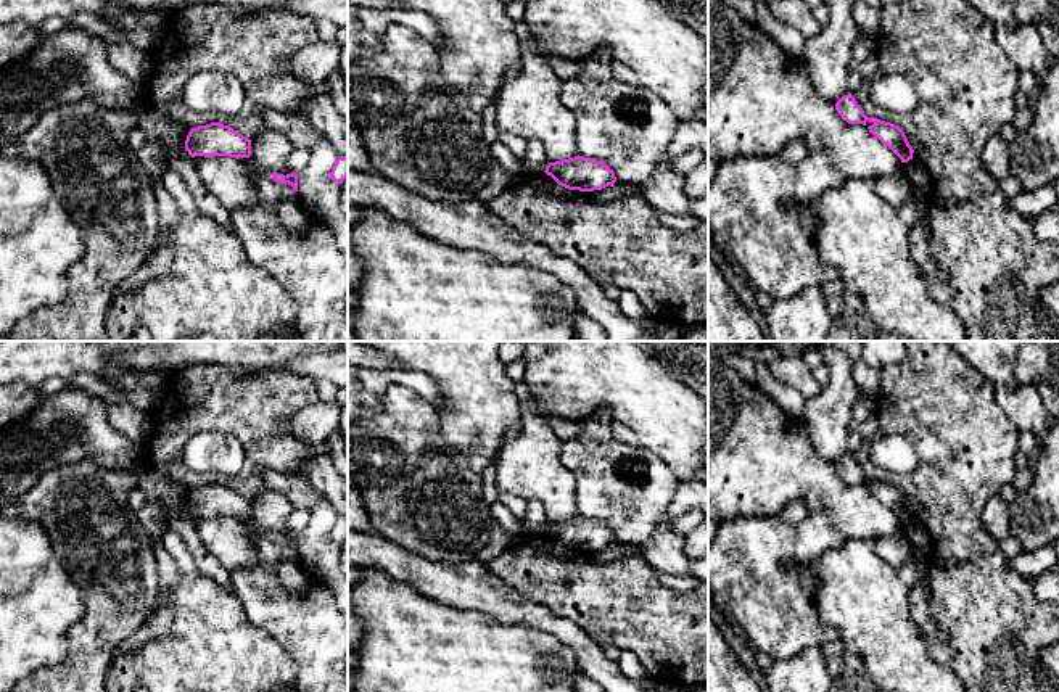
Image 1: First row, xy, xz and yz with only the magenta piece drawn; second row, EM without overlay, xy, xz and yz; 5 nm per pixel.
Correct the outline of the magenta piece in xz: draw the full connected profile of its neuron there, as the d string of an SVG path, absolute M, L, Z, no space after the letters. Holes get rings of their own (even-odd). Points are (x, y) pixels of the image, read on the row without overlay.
M579 515L549 523L544 533L558 546L579 552L602 550L616 542L615 533L607 525Z

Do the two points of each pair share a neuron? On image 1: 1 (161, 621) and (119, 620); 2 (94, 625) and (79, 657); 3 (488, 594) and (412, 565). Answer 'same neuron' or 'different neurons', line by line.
1: different neurons
2: same neuron
3: same neuron

